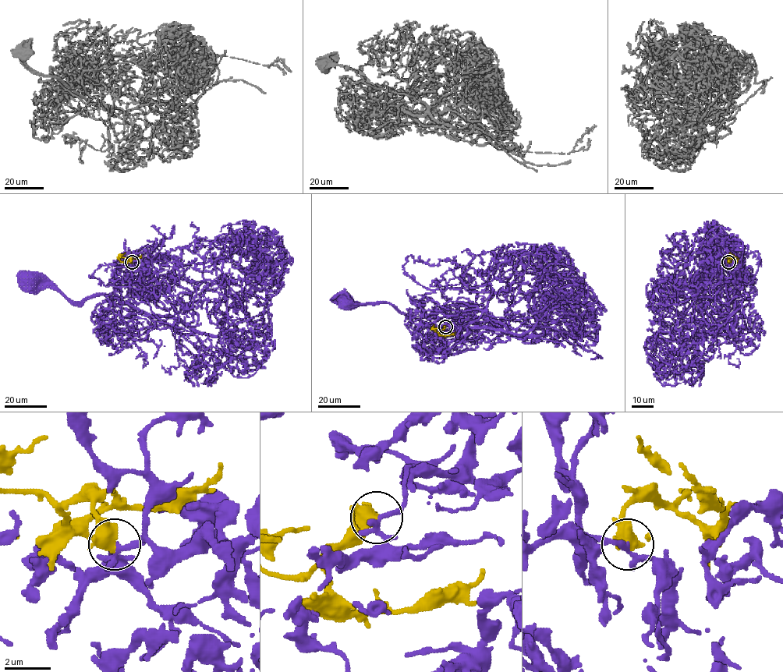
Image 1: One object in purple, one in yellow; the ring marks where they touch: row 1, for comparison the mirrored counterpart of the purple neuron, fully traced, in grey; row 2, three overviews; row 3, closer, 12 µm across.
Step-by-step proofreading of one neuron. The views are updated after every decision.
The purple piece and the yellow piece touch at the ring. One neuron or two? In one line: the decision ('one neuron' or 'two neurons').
one neuron

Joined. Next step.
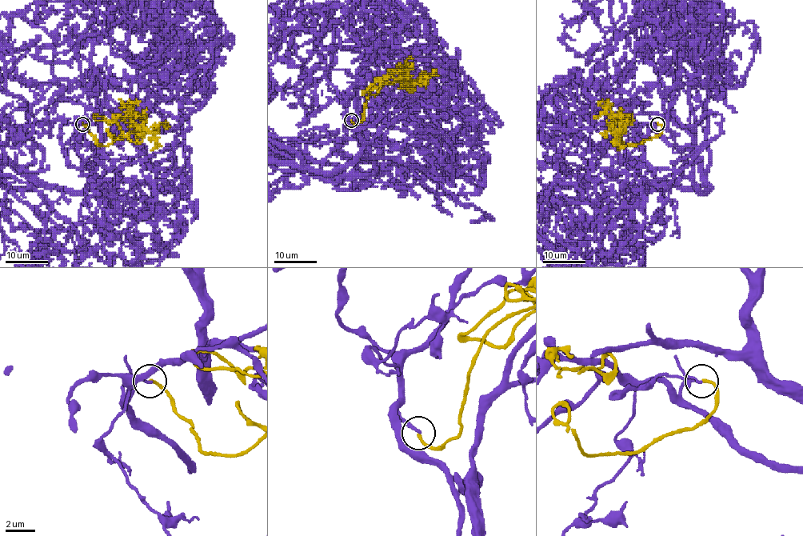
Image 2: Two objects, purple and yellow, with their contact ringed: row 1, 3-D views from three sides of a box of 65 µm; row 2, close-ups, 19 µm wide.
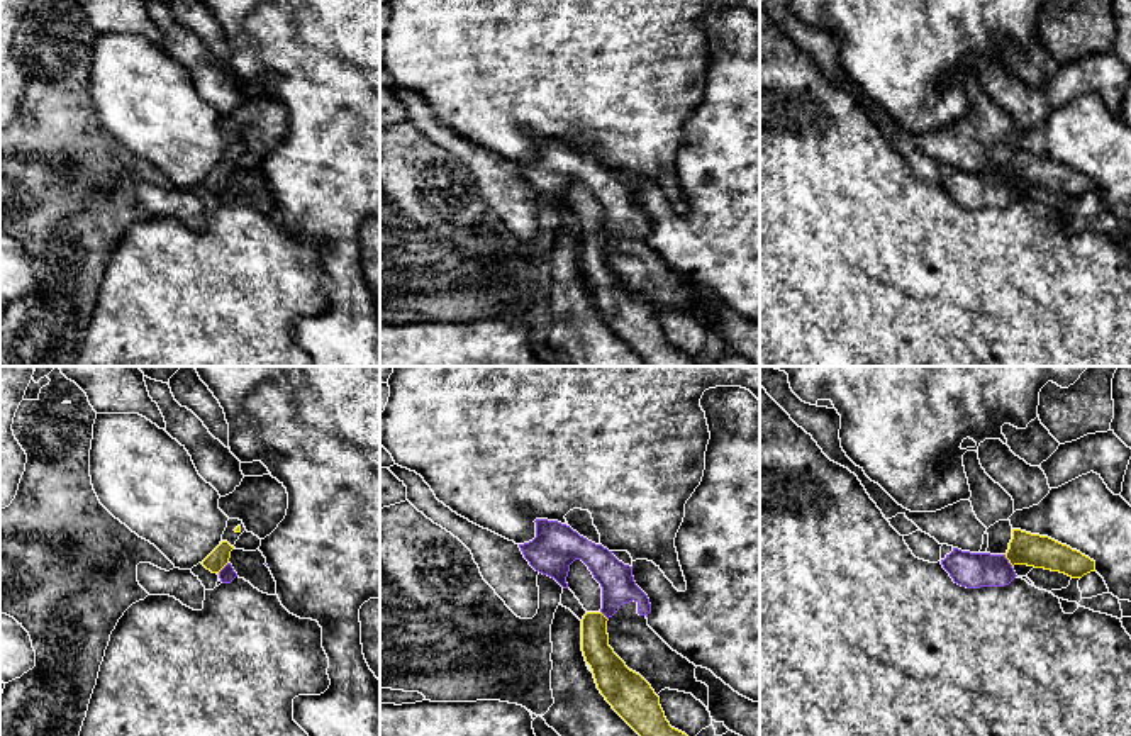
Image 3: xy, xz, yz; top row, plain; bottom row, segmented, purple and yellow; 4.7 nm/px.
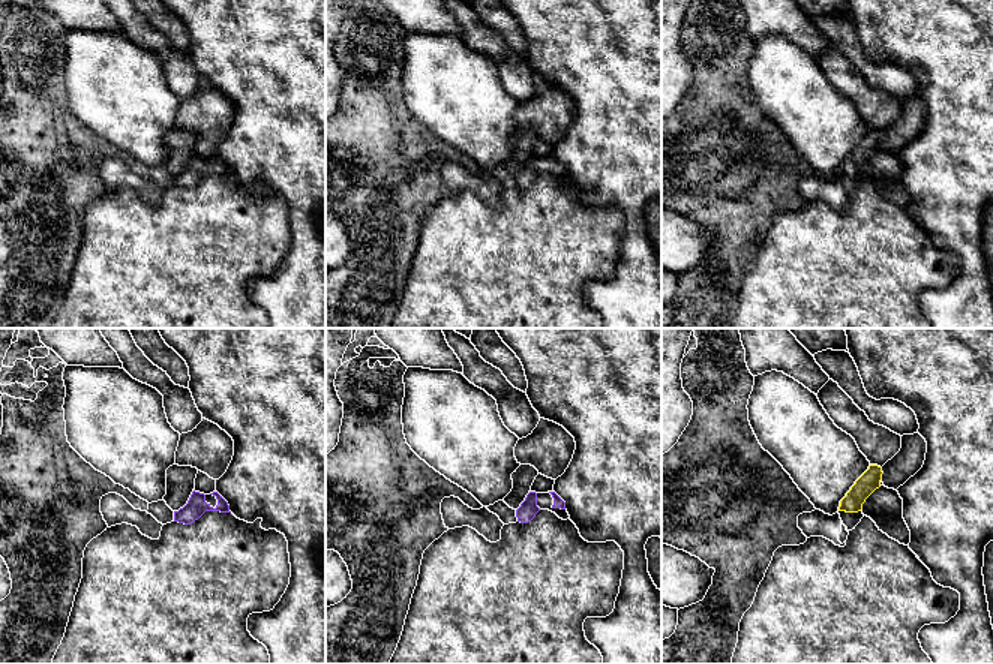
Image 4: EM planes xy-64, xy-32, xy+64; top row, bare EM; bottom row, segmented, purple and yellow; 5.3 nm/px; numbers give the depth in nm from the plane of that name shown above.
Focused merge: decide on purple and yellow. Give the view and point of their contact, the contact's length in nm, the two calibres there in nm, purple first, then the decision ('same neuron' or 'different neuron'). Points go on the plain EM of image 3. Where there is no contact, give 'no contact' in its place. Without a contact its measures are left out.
xy (222, 189) | 80 nm | 70/90 nm | different neuron

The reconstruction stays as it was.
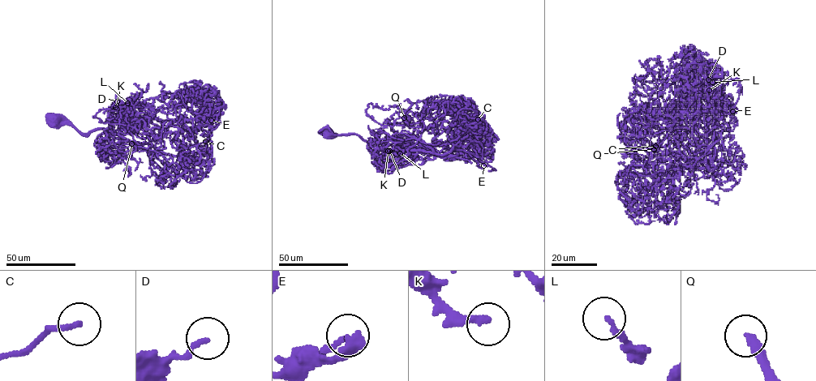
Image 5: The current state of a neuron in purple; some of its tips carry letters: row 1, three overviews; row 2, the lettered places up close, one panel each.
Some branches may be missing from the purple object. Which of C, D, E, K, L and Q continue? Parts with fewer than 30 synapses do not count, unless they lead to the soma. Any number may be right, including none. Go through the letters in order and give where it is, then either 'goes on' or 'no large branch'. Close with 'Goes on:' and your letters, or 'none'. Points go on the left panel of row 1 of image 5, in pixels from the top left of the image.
C: at (205, 141); goes on
D: at (117, 101); no large branch
E: at (211, 120); goes on
K: at (115, 107); no large branch
L: at (127, 103); no large branch
Q: at (131, 143); goes on
Goes on: C, E, Q

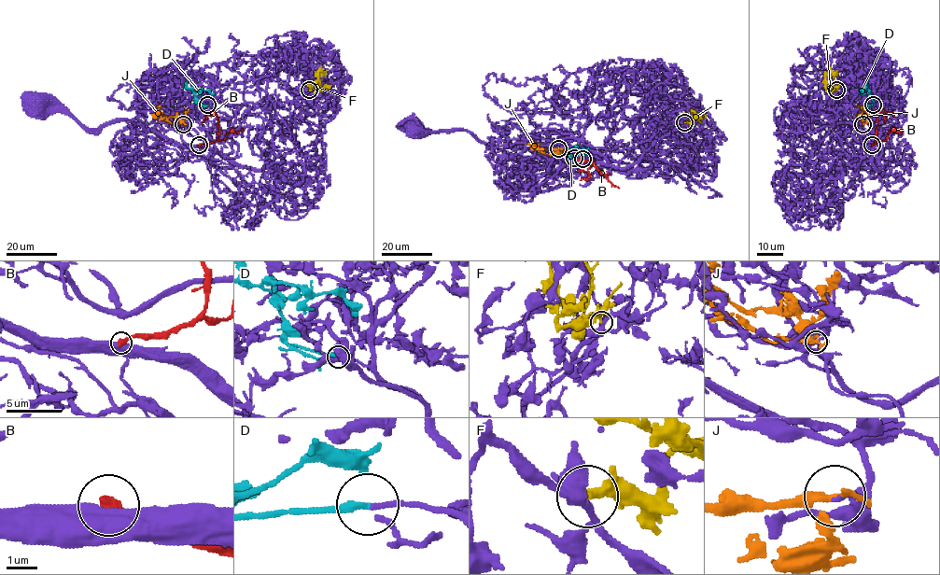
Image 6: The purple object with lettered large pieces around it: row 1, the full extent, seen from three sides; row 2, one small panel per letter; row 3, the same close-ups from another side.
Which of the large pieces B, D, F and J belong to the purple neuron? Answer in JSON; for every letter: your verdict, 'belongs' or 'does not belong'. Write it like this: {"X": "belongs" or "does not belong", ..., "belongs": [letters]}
{"B": "does not belong", "D": "belongs", "F": "does not belong", "J": "does not belong", "belongs": ["D"]}

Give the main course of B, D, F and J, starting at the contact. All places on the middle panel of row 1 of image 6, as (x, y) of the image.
B: (574, 158), (594, 161), (588, 168), (590, 175), (580, 180)
D: (582, 158), (572, 160), (566, 153), (577, 147), (582, 147), (586, 153)
F: (684, 122), (690, 122), (694, 118), (695, 112), (691, 110)
J: (558, 148), (536, 148), (534, 143)

